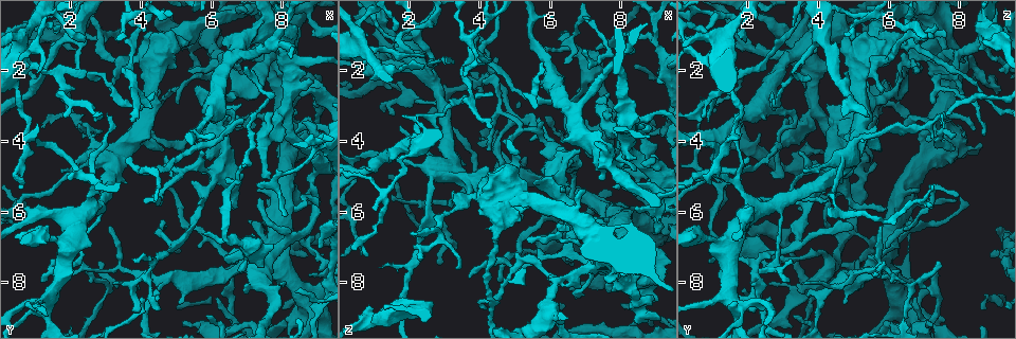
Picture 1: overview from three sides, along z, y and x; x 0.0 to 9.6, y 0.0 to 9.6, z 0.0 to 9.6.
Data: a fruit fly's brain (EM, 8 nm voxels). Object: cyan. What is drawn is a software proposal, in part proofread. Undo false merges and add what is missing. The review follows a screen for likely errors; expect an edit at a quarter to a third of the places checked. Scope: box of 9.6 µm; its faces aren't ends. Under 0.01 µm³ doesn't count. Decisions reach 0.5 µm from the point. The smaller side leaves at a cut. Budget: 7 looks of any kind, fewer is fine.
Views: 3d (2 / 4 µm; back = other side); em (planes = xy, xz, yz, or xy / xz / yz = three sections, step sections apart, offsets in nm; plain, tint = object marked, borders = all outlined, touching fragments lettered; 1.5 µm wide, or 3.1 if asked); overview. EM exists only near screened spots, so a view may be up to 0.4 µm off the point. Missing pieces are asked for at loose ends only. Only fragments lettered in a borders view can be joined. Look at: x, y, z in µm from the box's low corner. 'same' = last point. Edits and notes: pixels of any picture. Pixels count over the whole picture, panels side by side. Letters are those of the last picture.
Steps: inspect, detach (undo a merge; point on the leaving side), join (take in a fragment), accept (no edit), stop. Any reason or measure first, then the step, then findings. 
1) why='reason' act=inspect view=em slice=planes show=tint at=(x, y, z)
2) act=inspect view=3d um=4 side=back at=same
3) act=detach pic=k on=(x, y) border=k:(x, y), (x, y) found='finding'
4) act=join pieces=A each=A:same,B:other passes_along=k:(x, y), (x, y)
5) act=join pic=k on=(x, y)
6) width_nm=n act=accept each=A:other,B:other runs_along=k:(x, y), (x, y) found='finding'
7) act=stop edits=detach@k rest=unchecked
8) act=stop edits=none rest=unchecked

why='abrupt turn' act=inspect view=3d um=4 at=(7.80, 5.00, 1.10)

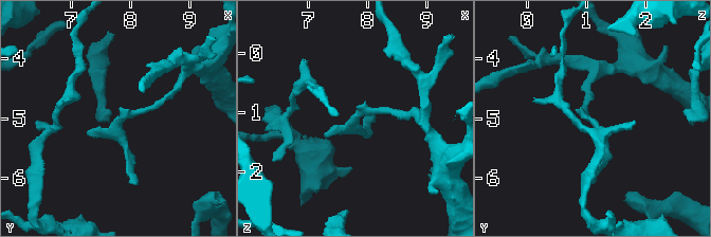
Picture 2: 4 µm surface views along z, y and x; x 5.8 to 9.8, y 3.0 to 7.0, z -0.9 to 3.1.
act=inspect view=em slice=planes show=tint at=(7.85, 5.05, 1.05)

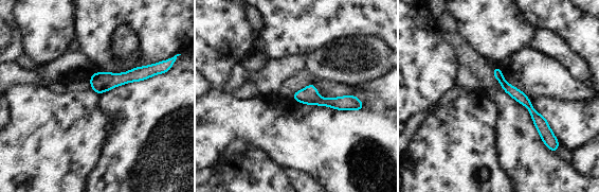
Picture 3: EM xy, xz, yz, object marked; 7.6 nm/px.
act=inspect view=em slice=planes show=borders at=same

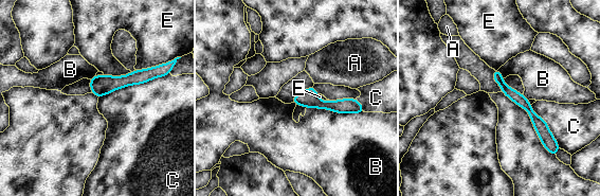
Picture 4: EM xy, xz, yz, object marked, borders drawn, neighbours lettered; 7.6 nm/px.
act=accept each=A:other,B:other,C:other,E:other border=4:(161, 75), (116, 88), (98, 98) found='one cell here'

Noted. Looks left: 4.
why='tapers out' act=inspect view=3d um=2 at=(8.25, 1.70, 0.90)

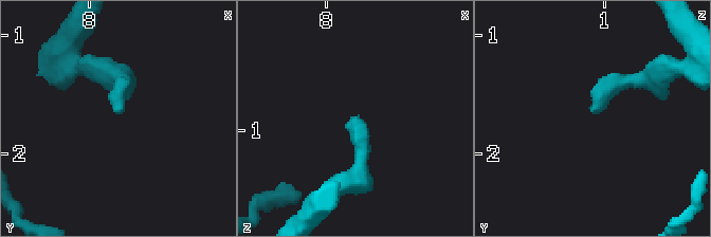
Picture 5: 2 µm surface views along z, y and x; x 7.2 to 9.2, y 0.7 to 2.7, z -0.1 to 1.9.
act=inspect view=em slice=planes show=borders at=(8.30, 1.66, 0.88)

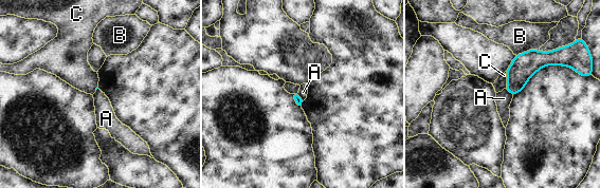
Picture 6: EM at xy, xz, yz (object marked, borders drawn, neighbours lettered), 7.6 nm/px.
act=accept each=A:other,B:other,C:other border=6:(505, 88), (512, 95) found='none of them fits'

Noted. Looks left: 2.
why='thick turns thin' act=inspect view=em slice=xy step=4 show=tint at=(8.95, 2.60, 5.30)

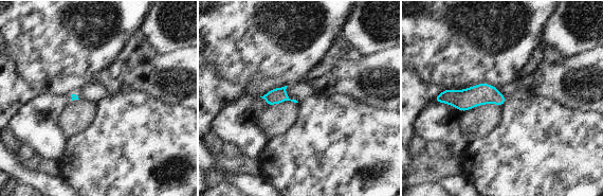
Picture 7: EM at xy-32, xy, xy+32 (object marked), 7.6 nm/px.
why='another direction' act=inspect view=em slice=planes show=borders at=same

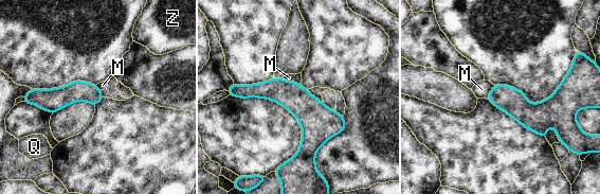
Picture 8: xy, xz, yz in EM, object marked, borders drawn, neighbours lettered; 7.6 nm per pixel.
act=accept each=M:other,Q:other,Z:other found='all the same cell'

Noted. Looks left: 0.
act=stop edits=none rest=unchecked

